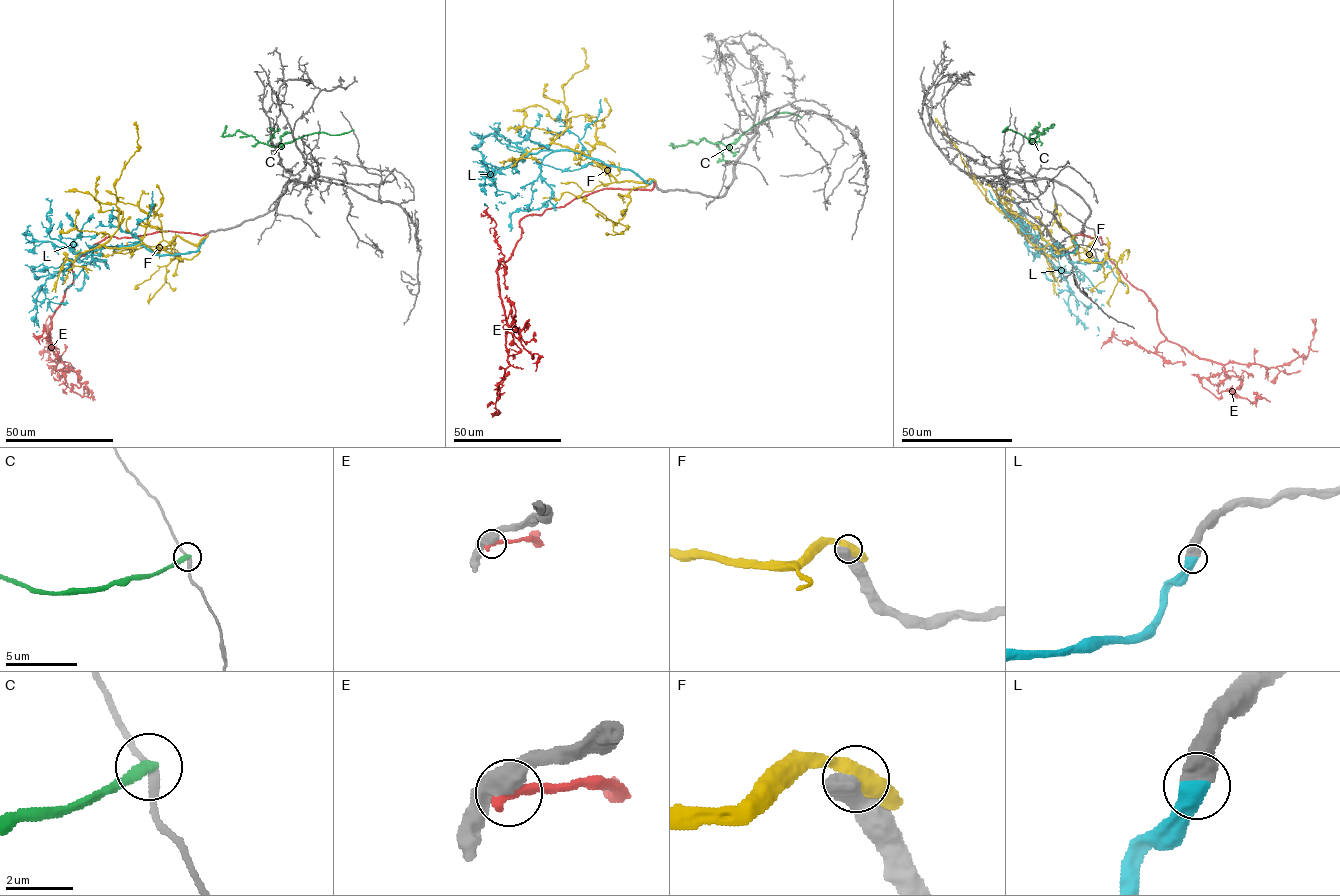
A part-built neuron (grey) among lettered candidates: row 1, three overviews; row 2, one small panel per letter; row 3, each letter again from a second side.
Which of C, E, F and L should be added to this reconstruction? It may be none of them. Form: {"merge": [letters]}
{"merge": ["L"]}

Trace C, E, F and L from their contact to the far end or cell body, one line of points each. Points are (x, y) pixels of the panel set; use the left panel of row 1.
C: (353, 129), (329, 135), (311, 133), (279, 146), (269, 146), (241, 132), (224, 136), (226, 125)
E: (206, 235), (106, 236), (77, 258), (73, 281), (52, 317), (57, 363), (47, 352), (48, 315)
F: (205, 237), (192, 244), (176, 235), (154, 249), (105, 246), (118, 229), (114, 185), (138, 149), (134, 122)
L: (204, 239), (186, 253), (156, 254), (131, 245), (82, 253), (45, 280), (35, 299), (36, 332)

